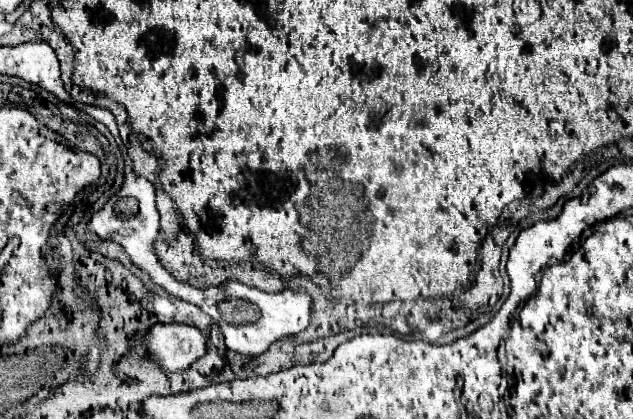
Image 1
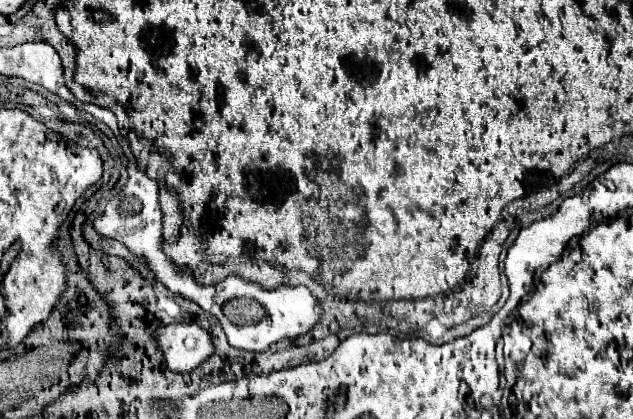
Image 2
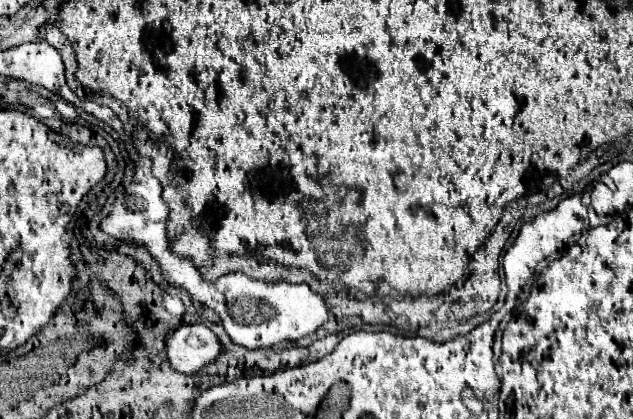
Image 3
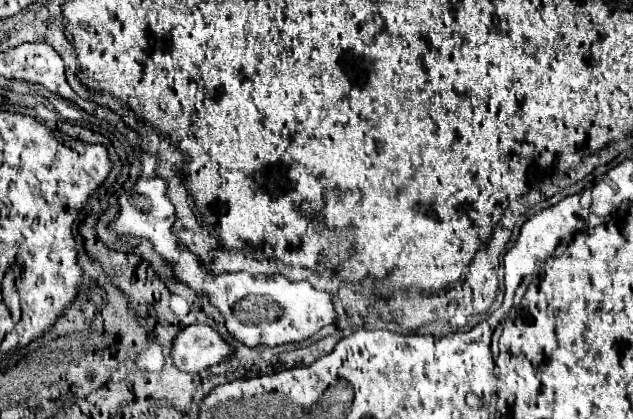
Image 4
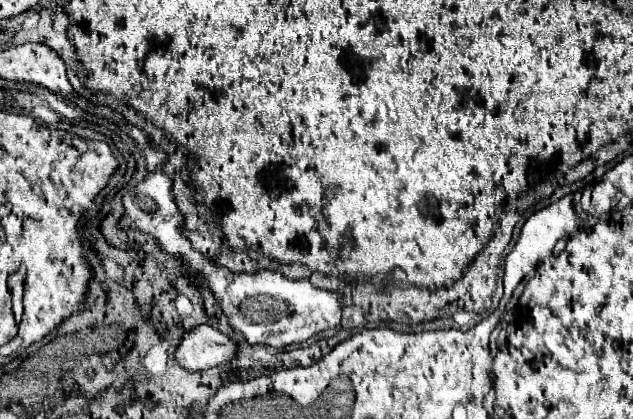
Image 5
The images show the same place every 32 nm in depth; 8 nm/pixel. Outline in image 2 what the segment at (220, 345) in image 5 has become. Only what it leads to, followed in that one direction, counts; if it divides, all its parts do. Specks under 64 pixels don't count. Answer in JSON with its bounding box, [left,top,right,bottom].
[156,324,214,372]

